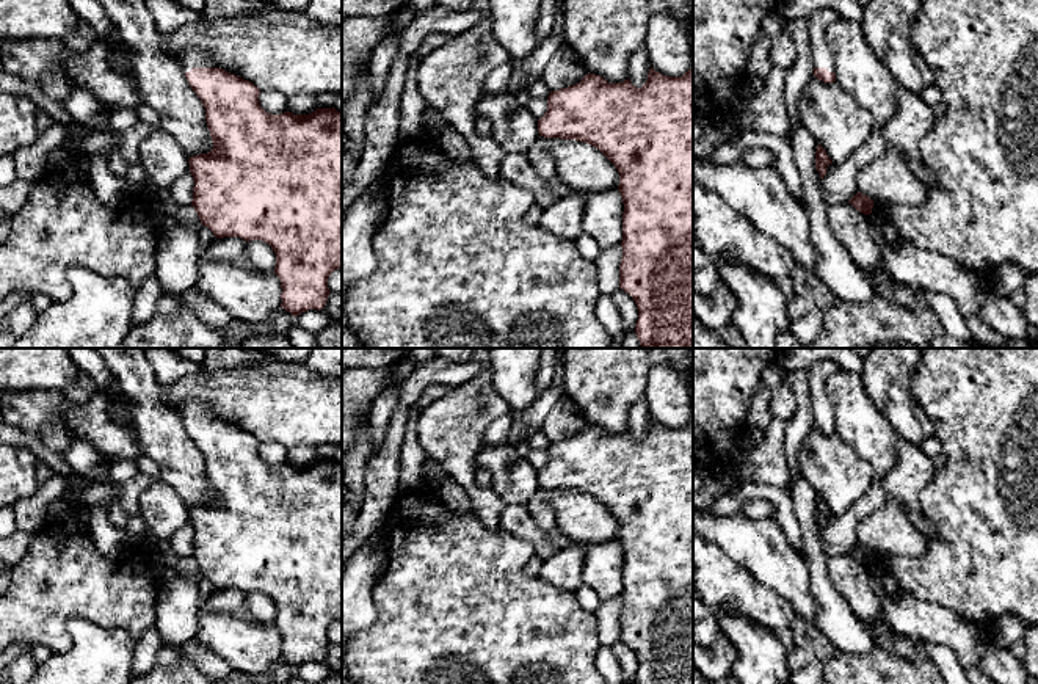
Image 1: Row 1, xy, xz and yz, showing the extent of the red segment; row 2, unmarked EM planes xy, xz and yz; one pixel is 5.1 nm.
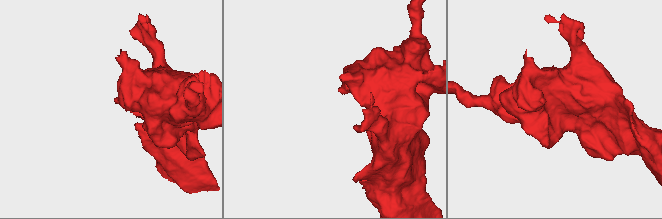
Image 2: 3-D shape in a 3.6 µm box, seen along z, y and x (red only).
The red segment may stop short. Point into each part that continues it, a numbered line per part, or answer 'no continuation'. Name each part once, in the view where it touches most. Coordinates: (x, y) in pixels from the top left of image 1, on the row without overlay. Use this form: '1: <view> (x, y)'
1: xy (192, 410)

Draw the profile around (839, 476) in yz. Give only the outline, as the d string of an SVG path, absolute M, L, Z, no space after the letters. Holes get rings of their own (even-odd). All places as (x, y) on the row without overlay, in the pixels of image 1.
M812 428L797 453L801 475L834 516L861 499L875 480L867 461L837 435Z

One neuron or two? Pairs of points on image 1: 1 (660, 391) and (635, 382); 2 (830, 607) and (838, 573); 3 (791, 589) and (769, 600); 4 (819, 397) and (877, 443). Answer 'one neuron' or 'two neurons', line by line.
1: two neurons
2: two neurons
3: two neurons
4: two neurons

